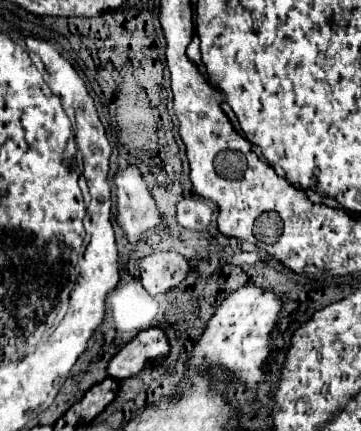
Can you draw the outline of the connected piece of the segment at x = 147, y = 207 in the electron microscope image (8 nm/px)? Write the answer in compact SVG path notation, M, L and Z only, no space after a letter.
M135 164L119 166L113 182L117 192L117 224L135 248L143 233L162 222L162 216Z

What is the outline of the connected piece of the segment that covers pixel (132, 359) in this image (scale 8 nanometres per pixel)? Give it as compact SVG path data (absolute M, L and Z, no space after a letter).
M159 328L141 330L131 342L127 342L107 366L107 374L115 380L135 376L149 364L161 362L169 354L169 342Z

